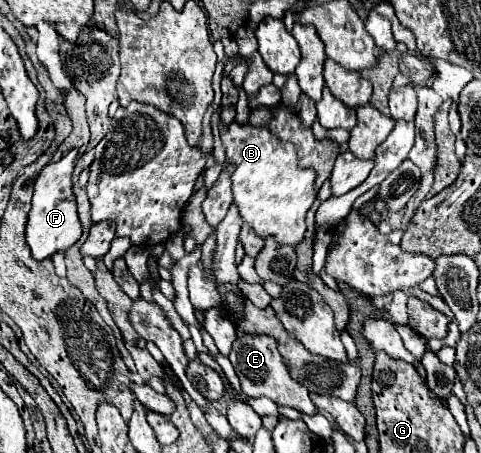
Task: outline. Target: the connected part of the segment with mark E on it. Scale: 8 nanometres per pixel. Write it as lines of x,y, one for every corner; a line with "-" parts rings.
271,337
235,339
229,361
235,367
235,373
241,381
241,389
247,397
253,397
253,399
269,397
283,407
297,407
301,413
307,413
307,415
317,413
317,407
313,405
309,391
303,385
299,385
295,379
291,379
291,375
287,373
287,367
283,365
283,359
279,357
279,351
275,347
275,341
271,341

